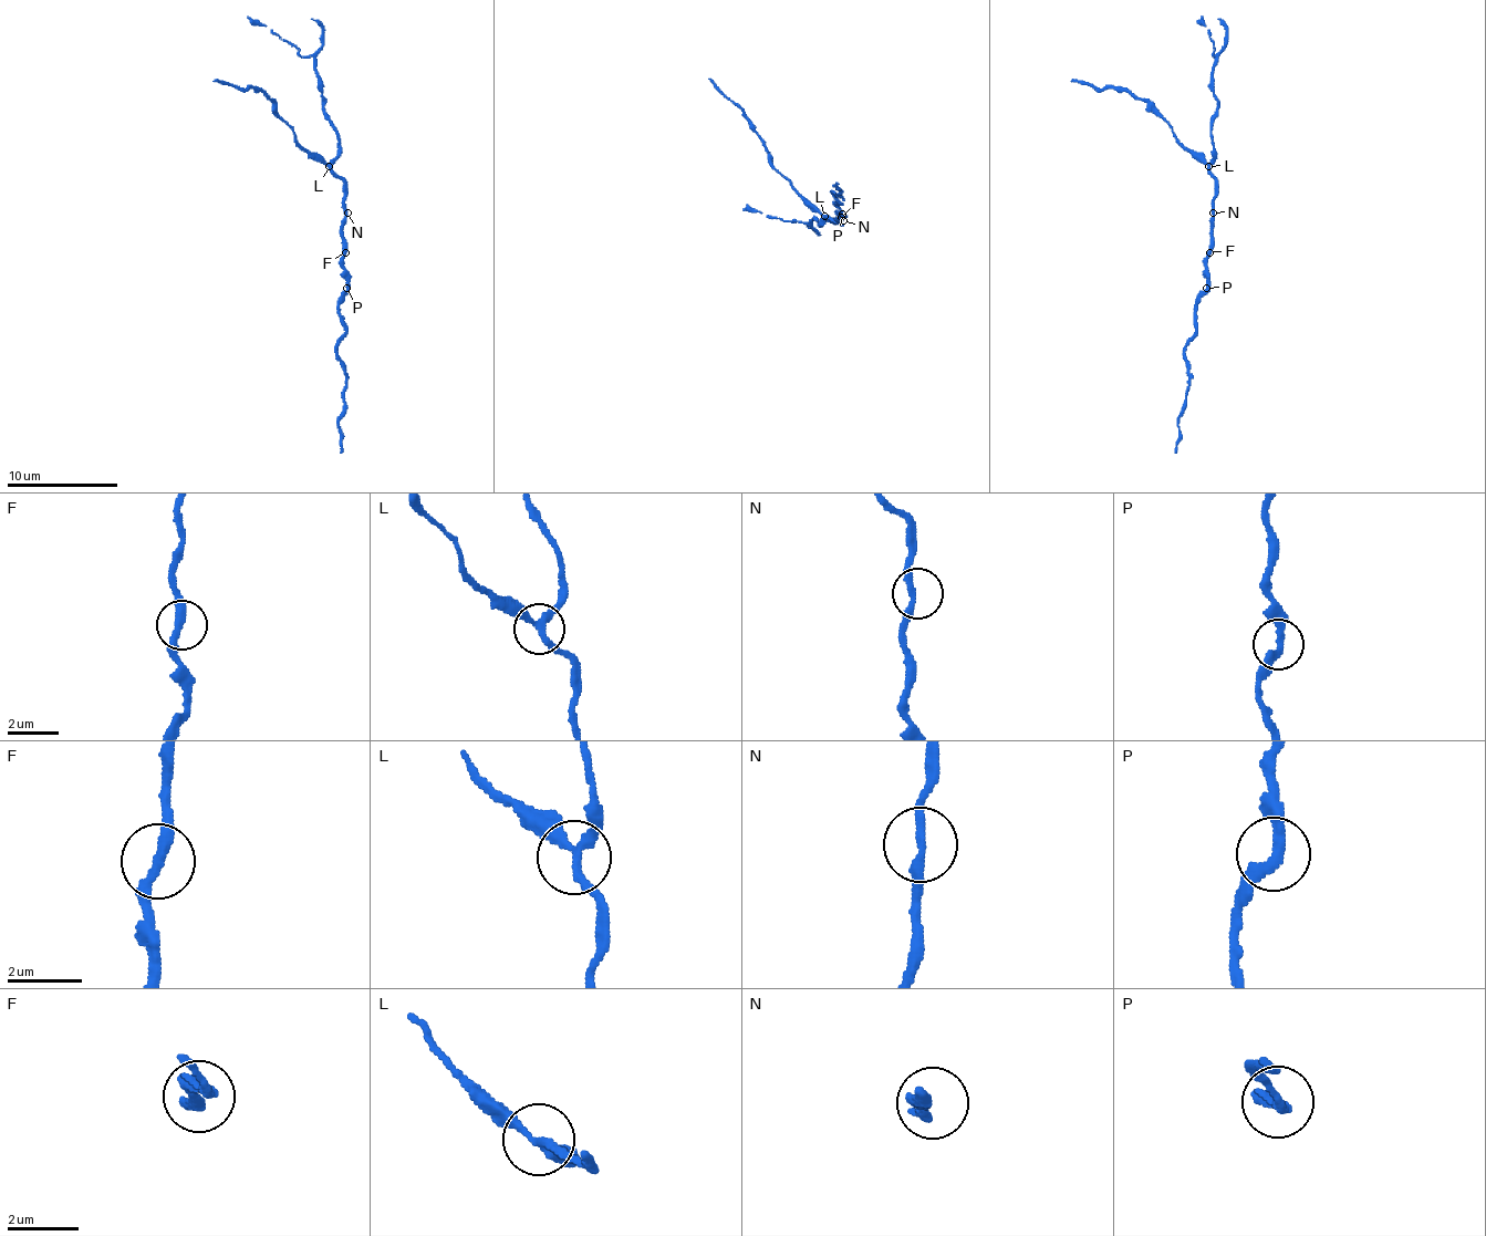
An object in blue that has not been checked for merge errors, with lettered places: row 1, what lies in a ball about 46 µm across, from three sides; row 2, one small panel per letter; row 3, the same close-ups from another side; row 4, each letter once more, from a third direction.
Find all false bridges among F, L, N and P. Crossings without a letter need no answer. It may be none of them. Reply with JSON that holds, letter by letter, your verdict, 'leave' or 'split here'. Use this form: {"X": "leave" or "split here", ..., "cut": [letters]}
{"F": "leave", "L": "split here", "N": "leave", "P": "leave", "cut": ["L"]}

